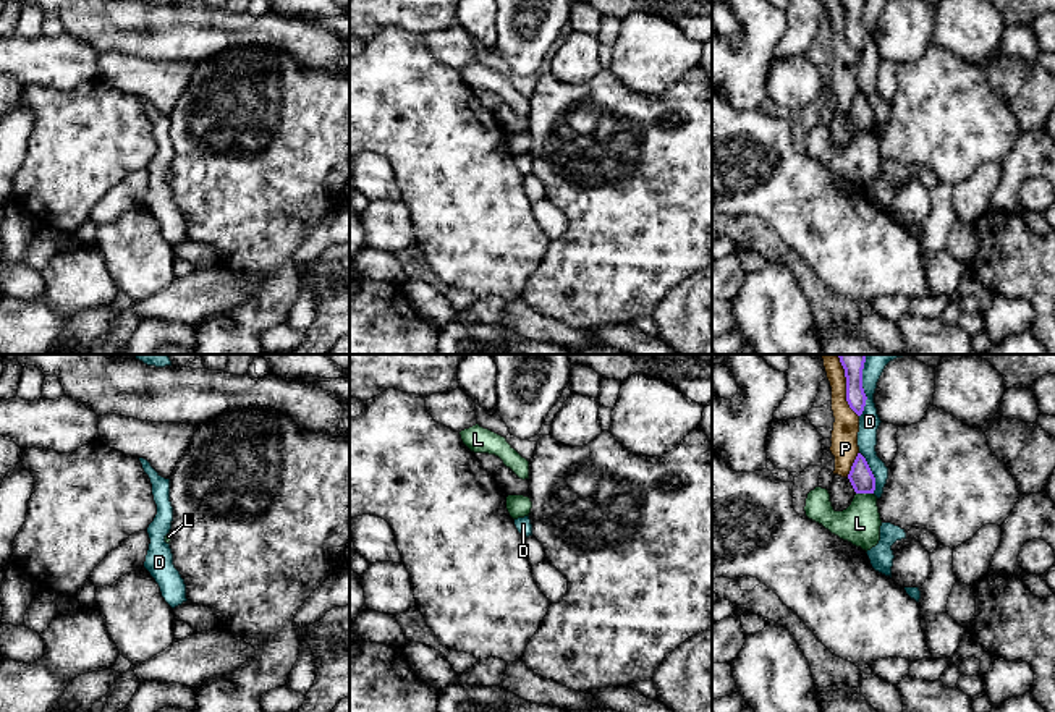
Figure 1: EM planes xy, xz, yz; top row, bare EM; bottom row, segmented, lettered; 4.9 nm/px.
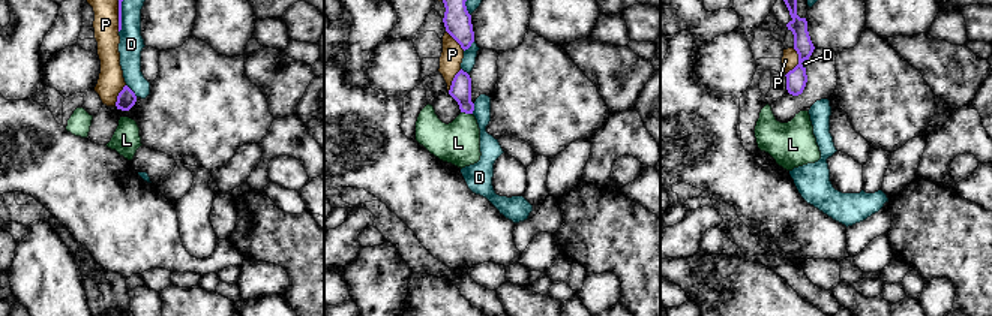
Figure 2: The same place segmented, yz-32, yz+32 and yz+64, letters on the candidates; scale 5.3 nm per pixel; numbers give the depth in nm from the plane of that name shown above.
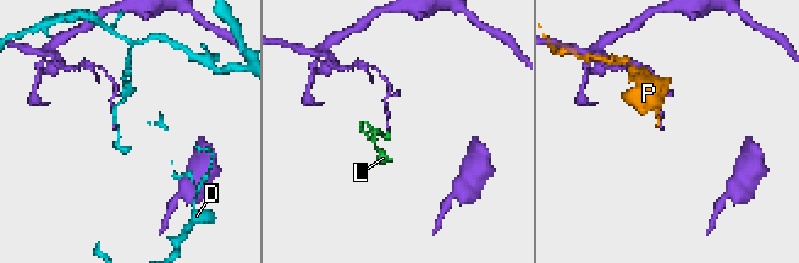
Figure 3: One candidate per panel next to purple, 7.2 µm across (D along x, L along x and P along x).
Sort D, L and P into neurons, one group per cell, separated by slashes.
D / L / P

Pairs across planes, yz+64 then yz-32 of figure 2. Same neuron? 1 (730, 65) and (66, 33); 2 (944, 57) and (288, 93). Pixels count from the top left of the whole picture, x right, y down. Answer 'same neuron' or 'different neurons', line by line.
1: different neurons
2: same neuron

